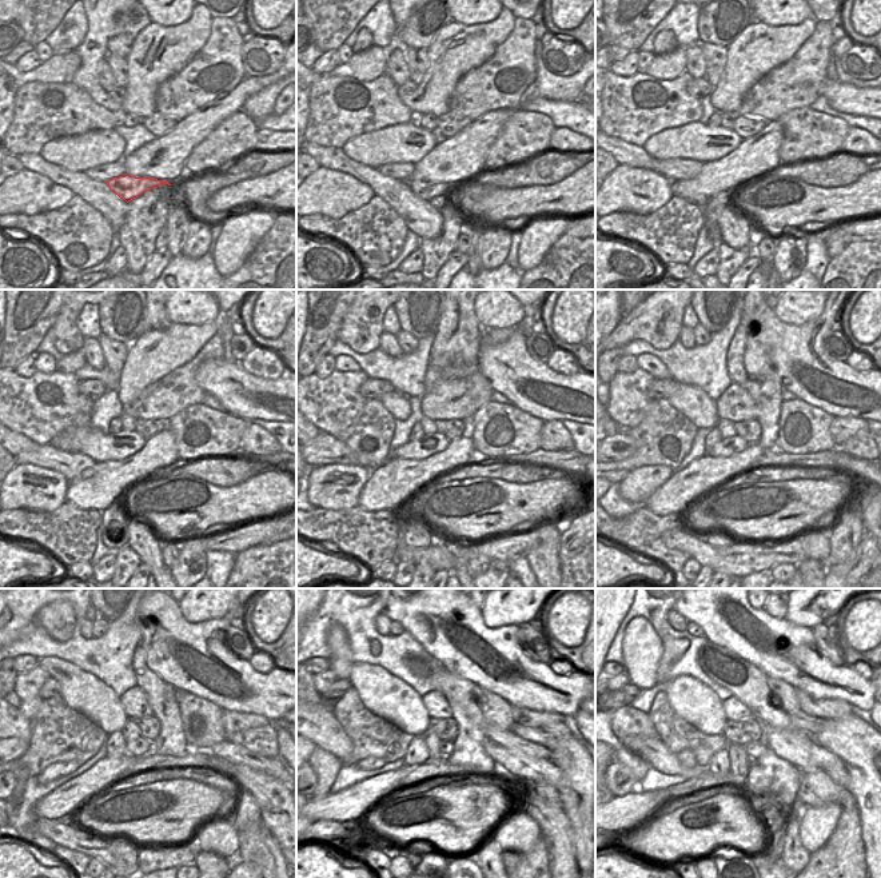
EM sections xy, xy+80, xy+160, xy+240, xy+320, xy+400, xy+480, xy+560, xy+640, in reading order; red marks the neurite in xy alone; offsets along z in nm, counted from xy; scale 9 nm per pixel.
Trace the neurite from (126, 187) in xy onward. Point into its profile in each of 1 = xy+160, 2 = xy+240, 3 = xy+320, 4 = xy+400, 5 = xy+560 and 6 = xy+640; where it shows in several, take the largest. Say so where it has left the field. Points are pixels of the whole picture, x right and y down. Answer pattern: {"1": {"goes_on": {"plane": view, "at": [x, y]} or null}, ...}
{"1": {"goes_on": {"plane": "xy+160", "at": [714, 206]}}, "2": {"goes_on": {"plane": "xy+240", "at": [114, 521]}}, "3": {"goes_on": {"plane": "xy+320", "at": [415, 534]}}, "4": {"goes_on": {"plane": "xy+400", "at": [718, 539]}}, "5": {"goes_on": {"plane": "xy+560", "at": [429, 859]}}, "6": {"goes_on": {"plane": "xy+640", "at": [718, 859]}}}

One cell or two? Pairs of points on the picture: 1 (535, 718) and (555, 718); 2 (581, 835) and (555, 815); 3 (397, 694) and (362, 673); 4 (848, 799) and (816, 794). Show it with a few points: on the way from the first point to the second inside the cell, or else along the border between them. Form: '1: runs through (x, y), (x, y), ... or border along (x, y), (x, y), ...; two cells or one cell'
1: runs through (541, 718), (550, 718); one cell
2: border along (559, 799), (571, 830), (575, 857); two cells
3: runs through (389, 694), (383, 694), (370, 681); one cell
4: runs through (840, 795), (824, 794); one cell

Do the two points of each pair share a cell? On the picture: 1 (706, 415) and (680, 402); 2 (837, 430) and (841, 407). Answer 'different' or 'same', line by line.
1: same
2: different

